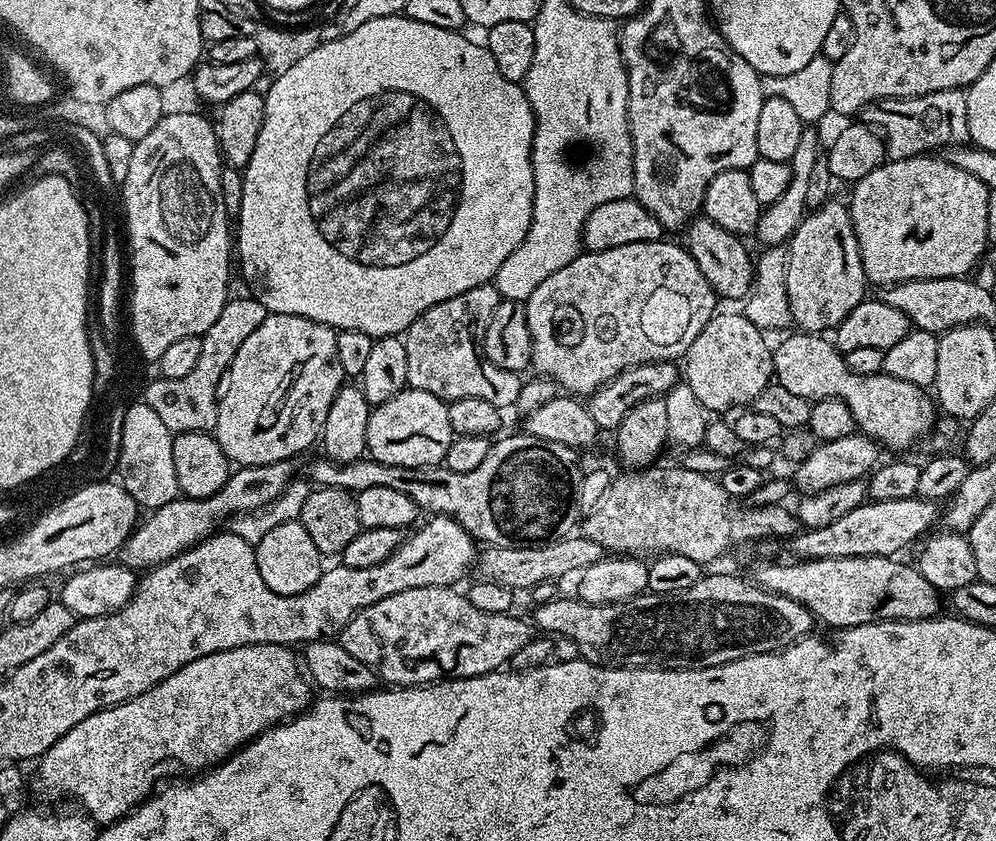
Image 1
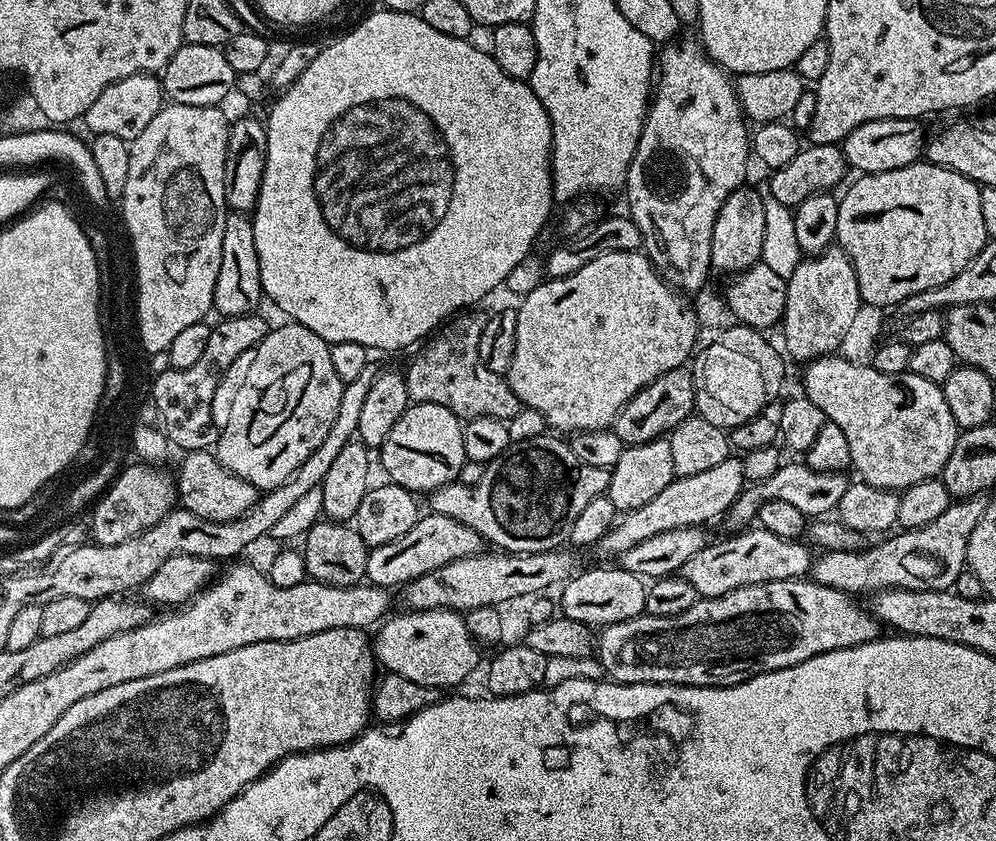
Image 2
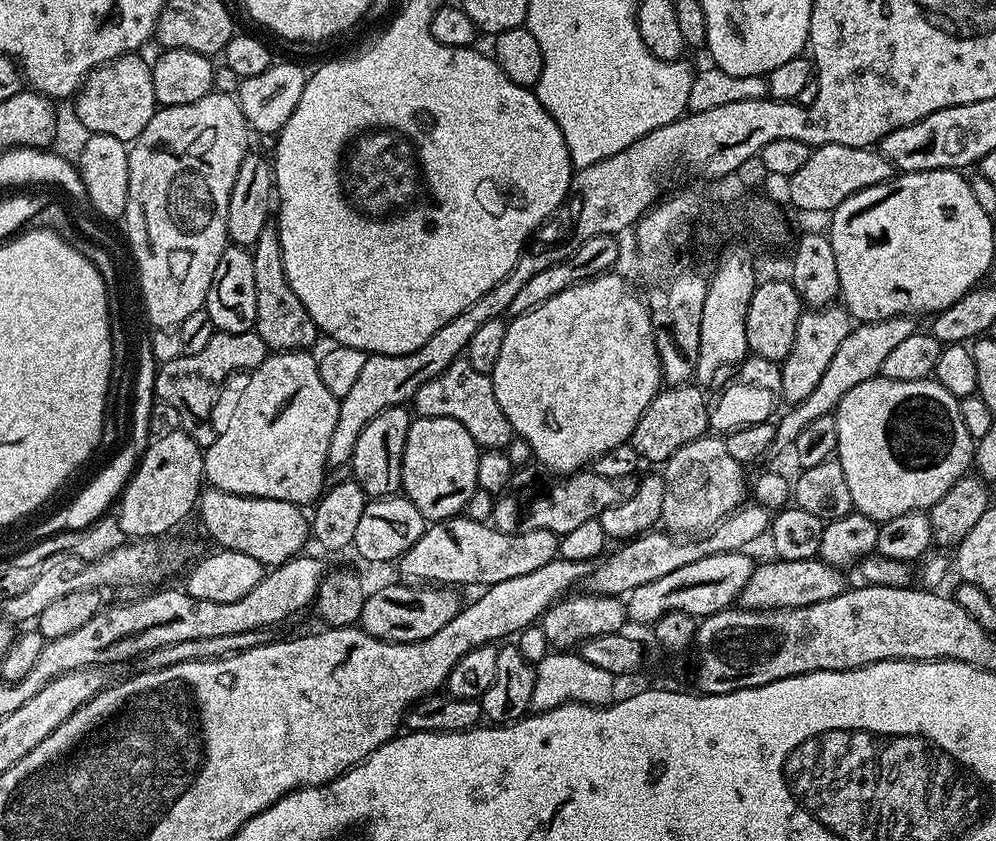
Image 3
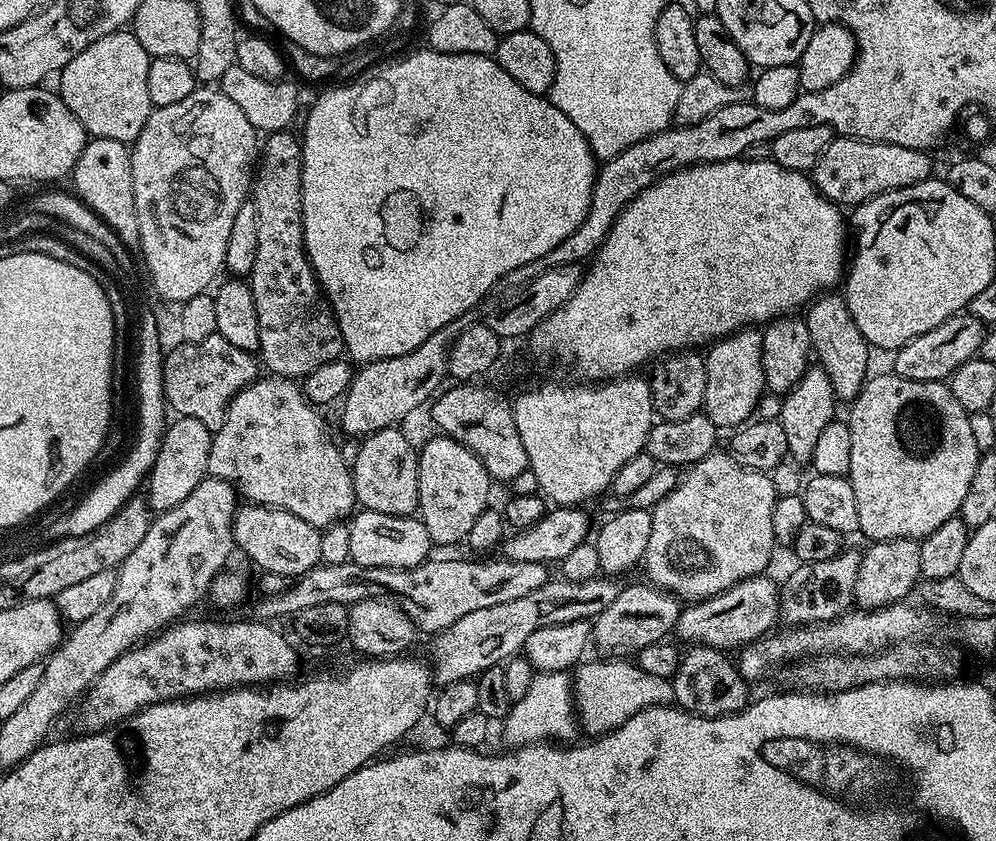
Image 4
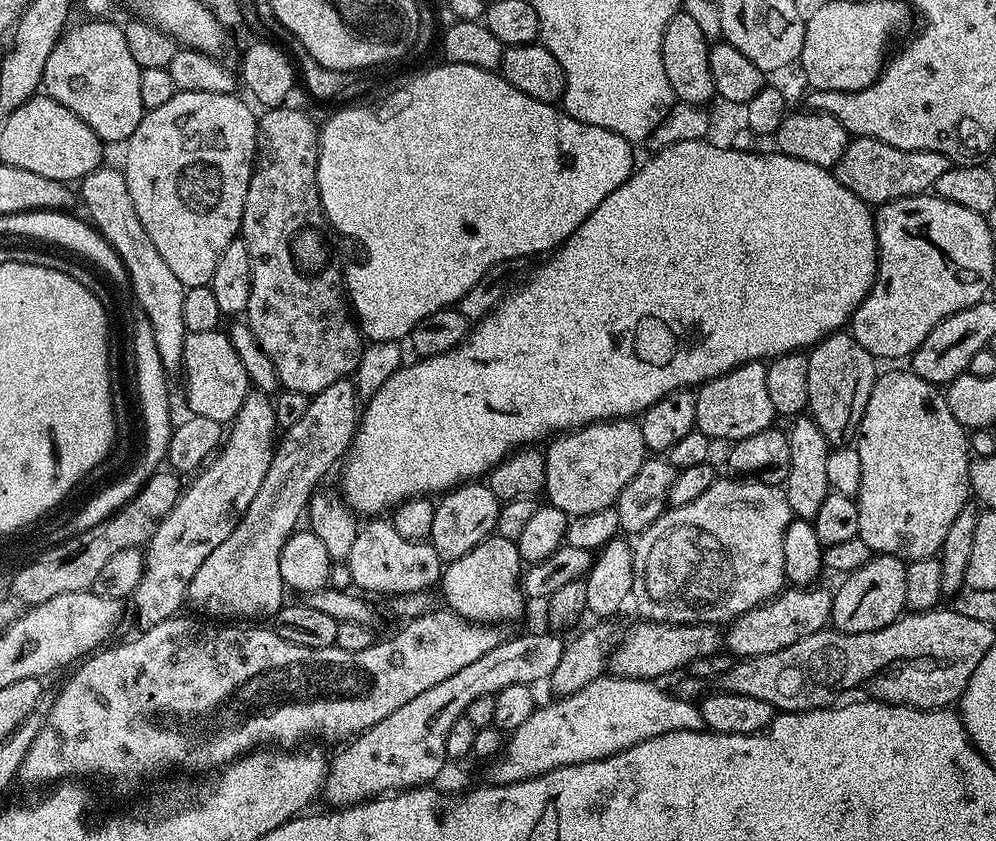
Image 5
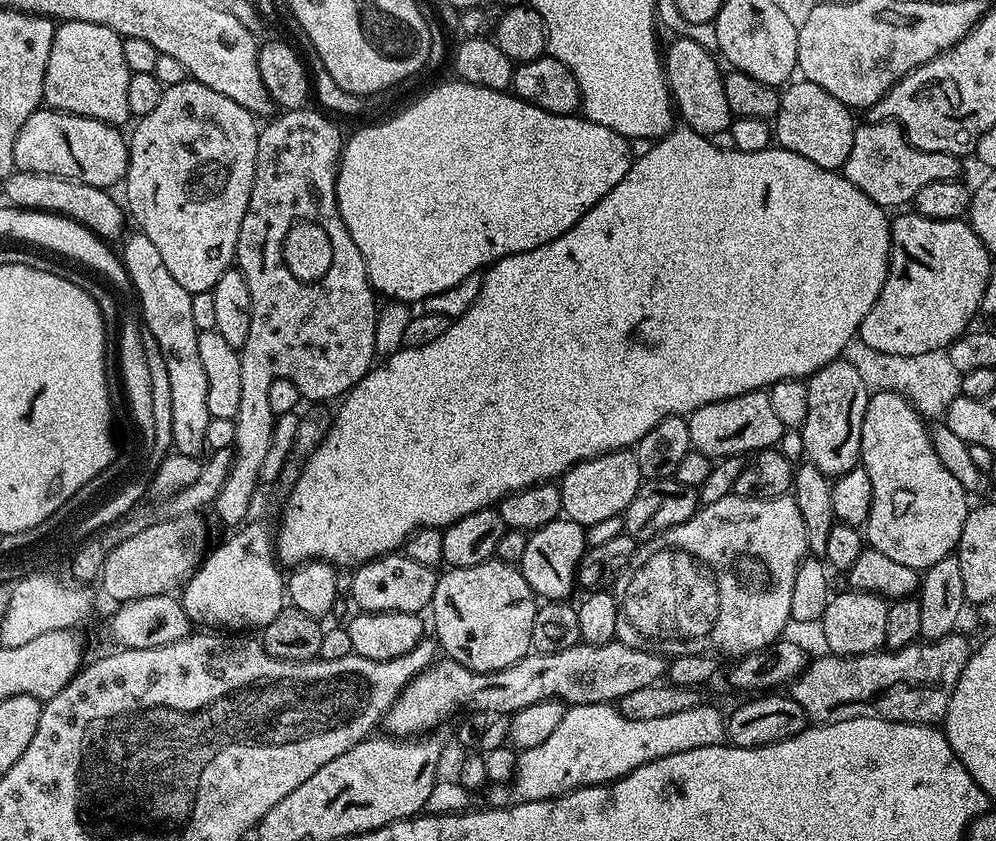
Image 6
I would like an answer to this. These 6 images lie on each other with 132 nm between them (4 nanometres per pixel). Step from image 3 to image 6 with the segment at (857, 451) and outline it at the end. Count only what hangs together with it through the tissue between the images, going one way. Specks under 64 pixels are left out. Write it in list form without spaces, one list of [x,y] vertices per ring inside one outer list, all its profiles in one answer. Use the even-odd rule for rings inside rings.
[[[873,391],[862,418],[860,443],[860,464],[866,474],[870,474],[872,487],[872,505],[866,525],[867,547],[882,550],[886,558],[894,558],[894,562],[902,562],[902,566],[917,570],[934,566],[934,562],[942,562],[942,558],[957,551],[962,526],[970,511],[969,493],[965,492],[962,482],[946,470],[942,458],[938,458],[936,447],[932,444],[932,433],[923,422],[921,413],[907,396],[900,392]]]

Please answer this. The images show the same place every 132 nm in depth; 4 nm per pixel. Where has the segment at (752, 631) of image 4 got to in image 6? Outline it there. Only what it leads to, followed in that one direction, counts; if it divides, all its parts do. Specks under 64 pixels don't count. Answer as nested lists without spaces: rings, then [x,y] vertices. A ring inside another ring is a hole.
[[[615,639],[608,644],[579,642],[569,649],[554,653],[533,651],[513,665],[497,672],[472,672],[453,662],[433,662],[419,672],[392,703],[383,727],[388,727],[393,737],[415,738],[436,730],[443,720],[460,708],[473,712],[511,714],[543,700],[562,700],[565,705],[612,704],[642,686],[657,683],[665,675],[666,660],[658,652],[638,650]]]

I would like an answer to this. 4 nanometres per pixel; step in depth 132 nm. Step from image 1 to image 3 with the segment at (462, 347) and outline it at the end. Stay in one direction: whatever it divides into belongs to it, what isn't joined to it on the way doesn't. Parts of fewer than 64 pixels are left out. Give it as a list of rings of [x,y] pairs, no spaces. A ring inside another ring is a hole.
[[[461,358],[453,362],[442,374],[430,378],[412,396],[410,401],[416,416],[437,416],[438,418],[454,418],[470,430],[470,438],[484,450],[504,450],[514,439],[514,433],[506,414],[502,414],[502,406],[498,406],[498,398],[494,398],[492,377],[487,372],[474,370],[467,359]]]

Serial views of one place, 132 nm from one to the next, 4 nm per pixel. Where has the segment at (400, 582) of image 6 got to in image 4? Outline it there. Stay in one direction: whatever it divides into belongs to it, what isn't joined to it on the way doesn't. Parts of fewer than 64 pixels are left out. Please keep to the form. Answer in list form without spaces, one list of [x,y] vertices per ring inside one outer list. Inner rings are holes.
[[[360,510],[351,517],[348,529],[350,530],[348,558],[351,563],[358,566],[413,568],[429,559],[431,552],[428,551],[433,551],[434,548],[430,534],[426,534],[426,526],[415,515],[395,516]]]

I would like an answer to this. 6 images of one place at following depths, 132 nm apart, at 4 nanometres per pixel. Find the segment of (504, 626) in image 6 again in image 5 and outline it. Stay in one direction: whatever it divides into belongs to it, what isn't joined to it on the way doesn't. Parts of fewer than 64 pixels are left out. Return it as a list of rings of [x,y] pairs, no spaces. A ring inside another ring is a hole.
[[[493,534],[484,539],[468,555],[449,561],[441,573],[440,591],[448,602],[447,607],[457,616],[473,623],[497,623],[508,618],[518,617],[526,605],[522,586],[522,561],[515,541],[509,537]]]

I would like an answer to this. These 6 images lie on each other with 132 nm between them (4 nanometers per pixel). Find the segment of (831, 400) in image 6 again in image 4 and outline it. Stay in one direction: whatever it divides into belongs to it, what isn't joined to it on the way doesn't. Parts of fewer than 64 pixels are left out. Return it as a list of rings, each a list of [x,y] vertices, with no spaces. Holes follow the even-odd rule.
[[[820,294],[811,304],[807,305],[807,312],[808,316],[803,317],[803,322],[810,330],[815,363],[827,374],[837,401],[855,400],[856,395],[864,386],[864,381],[870,376],[870,371],[868,372],[870,345],[864,339],[862,330],[858,330],[847,302],[840,294]]]

